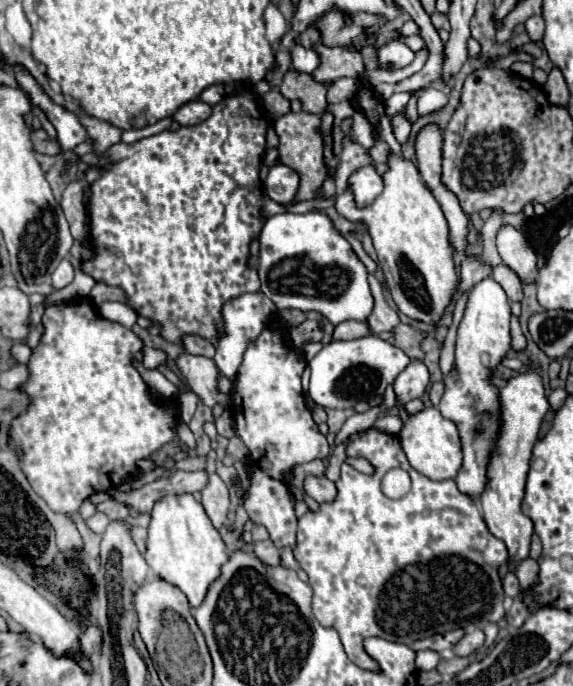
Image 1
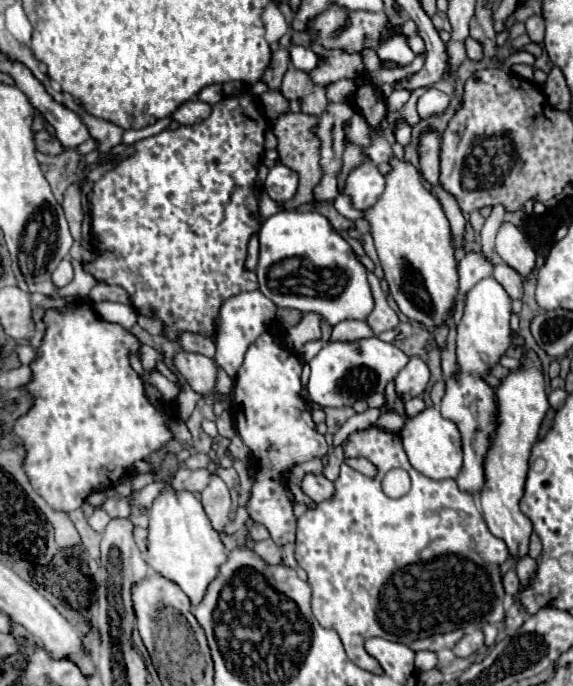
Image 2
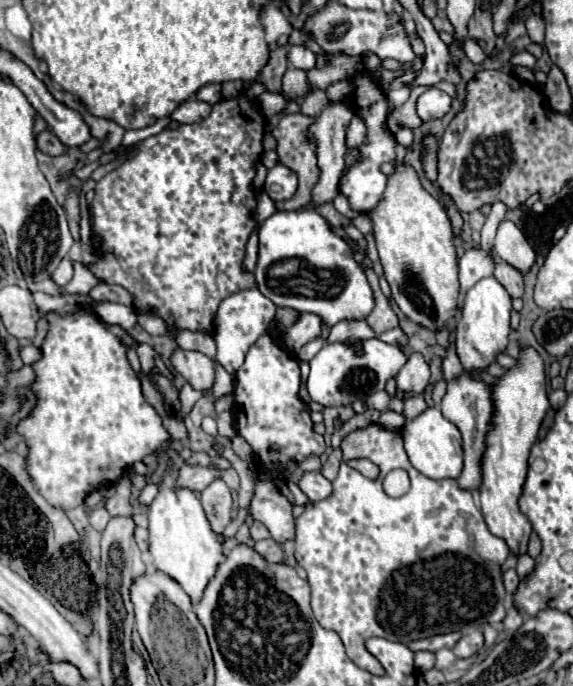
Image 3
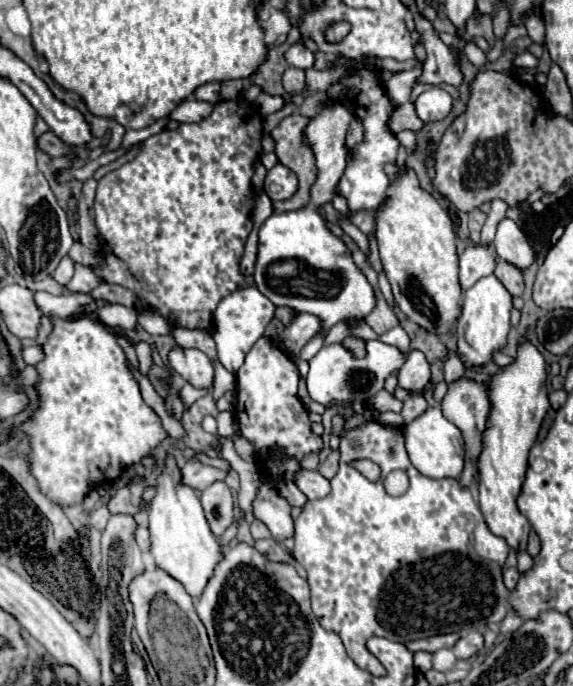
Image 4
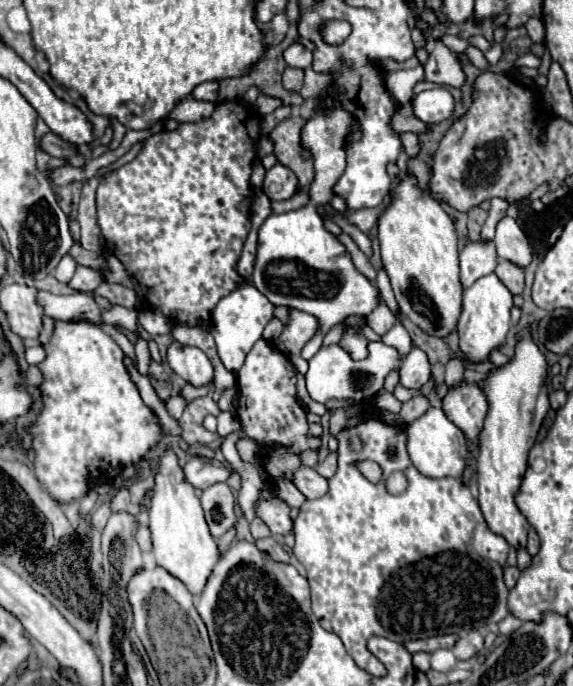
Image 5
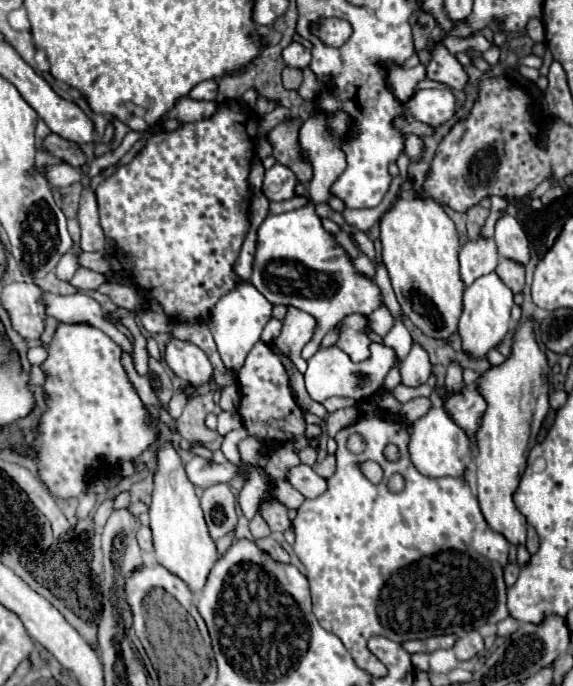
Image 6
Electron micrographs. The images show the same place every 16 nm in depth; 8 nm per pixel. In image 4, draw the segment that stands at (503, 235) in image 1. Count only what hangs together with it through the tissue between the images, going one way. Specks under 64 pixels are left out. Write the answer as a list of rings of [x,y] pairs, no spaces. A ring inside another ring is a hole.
[[[510,218],[500,220],[498,228],[496,228],[496,238],[494,238],[494,246],[496,246],[496,254],[504,260],[508,260],[510,264],[526,270],[532,260],[534,260],[534,252],[532,246],[528,244],[524,232],[518,228],[518,224]]]

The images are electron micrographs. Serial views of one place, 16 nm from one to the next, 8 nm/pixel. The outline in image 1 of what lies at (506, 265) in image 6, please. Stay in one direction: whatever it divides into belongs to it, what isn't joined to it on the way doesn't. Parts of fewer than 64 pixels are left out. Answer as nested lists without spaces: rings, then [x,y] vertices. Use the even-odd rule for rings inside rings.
[[[500,264],[494,268],[492,272],[492,278],[504,288],[504,292],[508,294],[510,302],[516,302],[516,300],[522,300],[522,280],[520,276],[510,270],[506,264]]]

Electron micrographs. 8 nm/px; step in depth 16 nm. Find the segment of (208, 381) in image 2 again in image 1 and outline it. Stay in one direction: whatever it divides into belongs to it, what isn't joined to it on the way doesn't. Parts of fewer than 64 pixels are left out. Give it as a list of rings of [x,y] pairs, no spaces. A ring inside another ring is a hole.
[[[182,352],[176,358],[176,366],[182,372],[182,376],[186,378],[188,386],[208,404],[228,404],[228,394],[220,394],[216,390],[216,382],[218,382],[218,368],[214,364],[214,360],[206,358],[206,356],[196,356],[196,354],[188,354]]]

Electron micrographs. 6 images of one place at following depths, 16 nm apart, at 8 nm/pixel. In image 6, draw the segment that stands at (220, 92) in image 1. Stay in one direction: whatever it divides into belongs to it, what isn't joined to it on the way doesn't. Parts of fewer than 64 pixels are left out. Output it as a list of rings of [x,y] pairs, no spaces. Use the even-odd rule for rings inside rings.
[[[204,80],[196,84],[188,96],[194,100],[216,100],[216,92],[218,92],[218,84],[214,80]]]

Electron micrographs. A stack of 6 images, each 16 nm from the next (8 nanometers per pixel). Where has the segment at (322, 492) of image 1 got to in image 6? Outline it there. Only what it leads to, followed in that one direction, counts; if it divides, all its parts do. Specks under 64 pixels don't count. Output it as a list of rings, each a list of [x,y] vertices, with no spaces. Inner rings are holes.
[[[298,464],[288,470],[288,482],[304,496],[304,498],[316,498],[326,490],[326,480],[320,478],[310,466]]]

